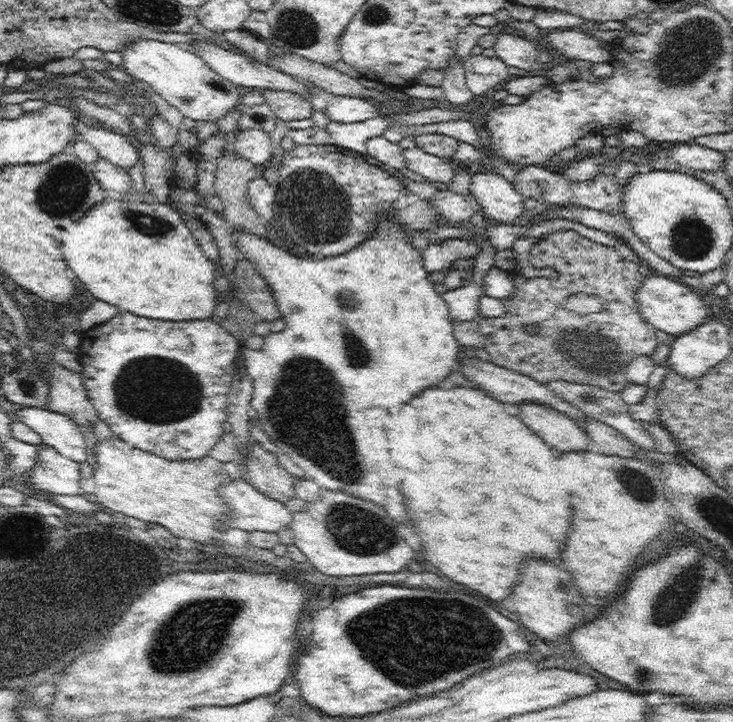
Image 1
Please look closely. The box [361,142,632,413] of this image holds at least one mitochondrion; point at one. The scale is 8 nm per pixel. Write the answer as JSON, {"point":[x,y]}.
{"point":[585,359]}

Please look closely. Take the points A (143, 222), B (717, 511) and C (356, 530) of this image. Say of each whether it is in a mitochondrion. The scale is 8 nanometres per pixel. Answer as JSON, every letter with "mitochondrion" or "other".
{"A":"mitochondrion","B":"mitochondrion","C":"mitochondrion"}

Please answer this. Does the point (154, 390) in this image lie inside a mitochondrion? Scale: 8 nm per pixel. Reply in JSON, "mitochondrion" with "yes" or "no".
{"mitochondrion":"yes"}

